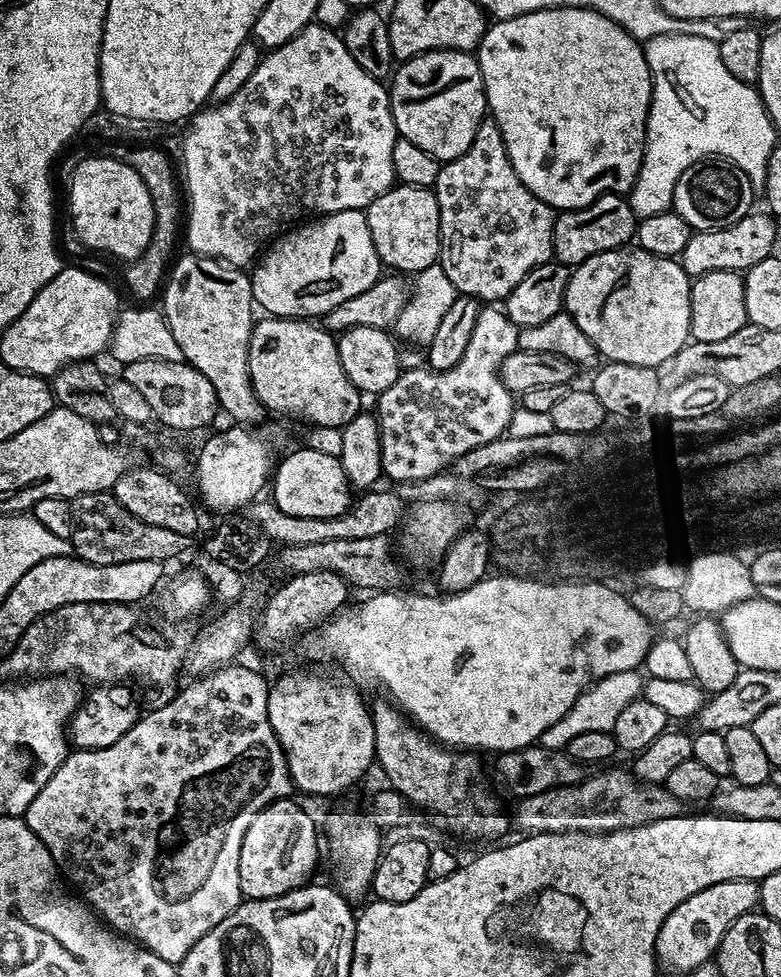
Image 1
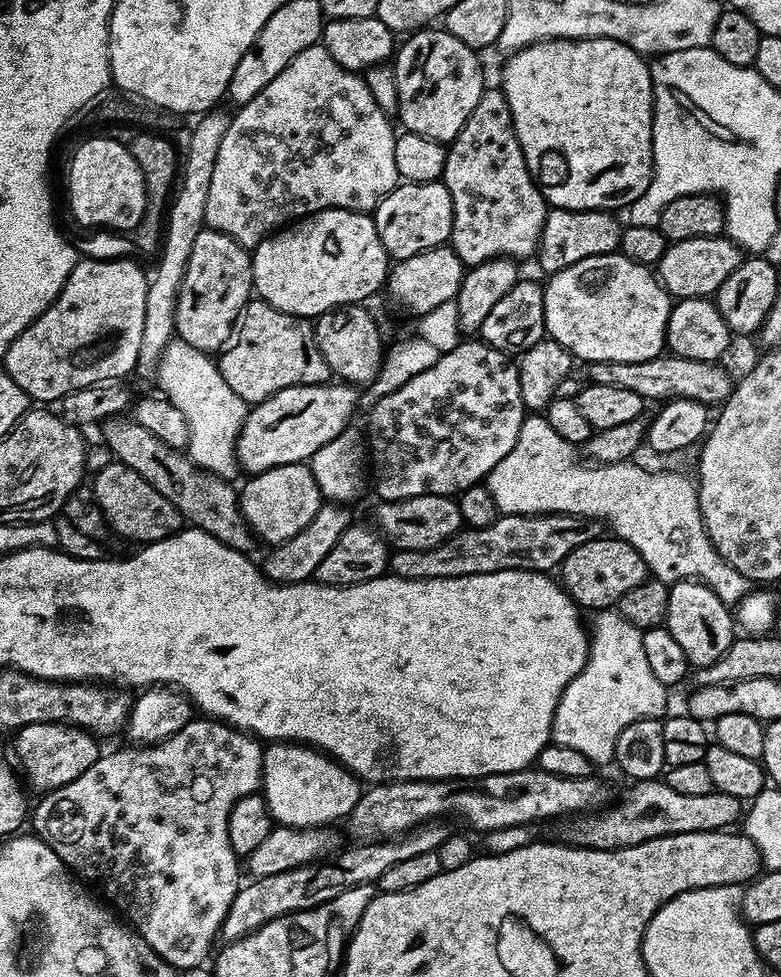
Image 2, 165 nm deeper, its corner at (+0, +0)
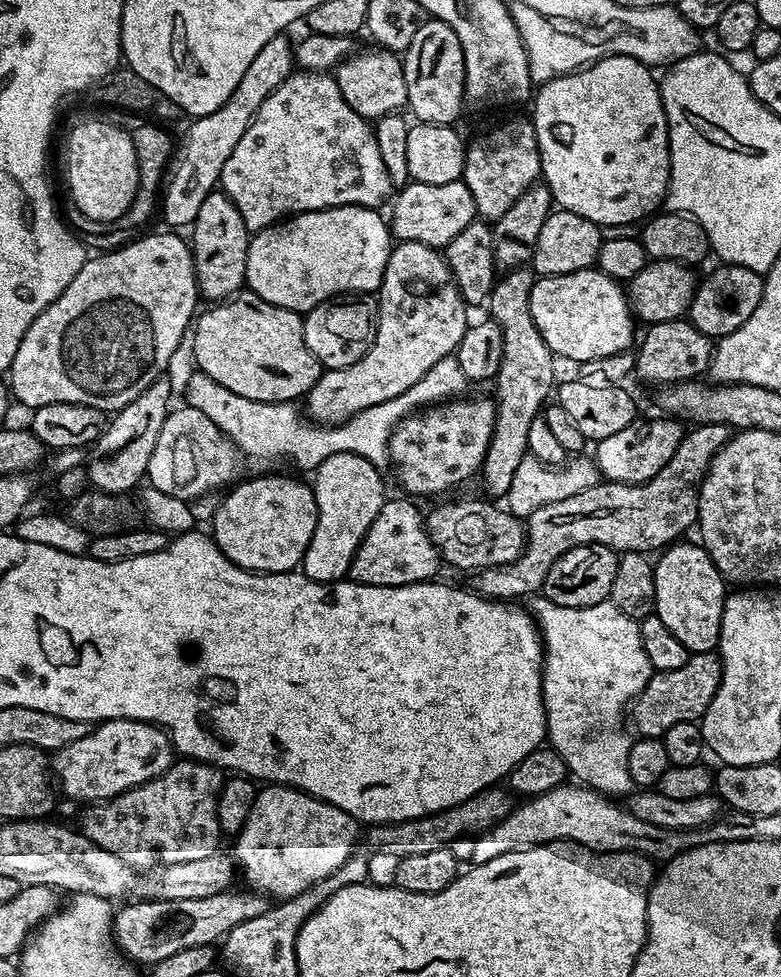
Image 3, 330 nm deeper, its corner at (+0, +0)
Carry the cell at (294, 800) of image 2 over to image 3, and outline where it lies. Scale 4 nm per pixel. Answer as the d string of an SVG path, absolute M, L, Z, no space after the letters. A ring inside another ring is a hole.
M268 784L257 791L254 806L250 806L250 818L246 818L246 826L242 826L242 830L234 837L234 860L242 869L242 880L244 876L248 883L245 885L251 891L277 901L288 900L342 867L358 843L356 828L358 826L352 816L338 810L338 806L314 798L301 788L290 788L287 784Z

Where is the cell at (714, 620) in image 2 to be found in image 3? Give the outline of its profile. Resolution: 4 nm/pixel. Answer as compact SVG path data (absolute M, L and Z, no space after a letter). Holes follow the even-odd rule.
M676 542L665 547L659 553L660 561L655 561L654 586L656 587L656 611L654 613L674 633L674 638L688 648L689 653L711 652L720 643L720 627L724 613L724 598L726 595L726 581L716 569L710 554L699 543L684 544Z

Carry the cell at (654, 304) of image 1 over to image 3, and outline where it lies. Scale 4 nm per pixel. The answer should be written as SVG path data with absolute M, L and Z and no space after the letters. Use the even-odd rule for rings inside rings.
M596 266L561 276L539 277L530 294L530 314L534 318L534 326L538 326L538 334L542 334L550 351L557 357L565 356L580 364L587 360L604 360L607 356L616 356L619 352L626 351L628 347L631 349L638 336L638 324L634 319L627 291L622 287L621 281L607 276Z

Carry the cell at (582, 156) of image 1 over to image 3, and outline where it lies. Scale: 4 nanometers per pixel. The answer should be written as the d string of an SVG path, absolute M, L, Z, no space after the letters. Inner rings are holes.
M604 56L593 64L567 72L565 76L556 76L535 89L531 101L530 119L536 131L536 141L540 151L540 175L543 183L552 191L552 199L565 212L573 212L590 222L607 224L632 224L635 220L643 221L651 217L665 203L670 178L670 150L668 149L668 119L662 106L660 85L657 77L652 77L653 69L629 56Z

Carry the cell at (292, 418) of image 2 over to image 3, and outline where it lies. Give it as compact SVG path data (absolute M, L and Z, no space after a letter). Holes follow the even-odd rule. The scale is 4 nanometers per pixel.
M400 242L389 251L384 277L378 289L379 296L376 339L373 340L370 350L349 368L330 368L321 371L318 382L314 382L307 394L306 412L317 424L341 424L370 406L378 406L382 402L390 402L390 398L398 398L398 394L410 390L410 386L414 386L414 382L418 382L418 378L422 378L422 374L426 374L430 366L442 362L442 358L453 355L468 329L469 309L464 303L464 295L456 287L452 267L437 249L425 244Z

